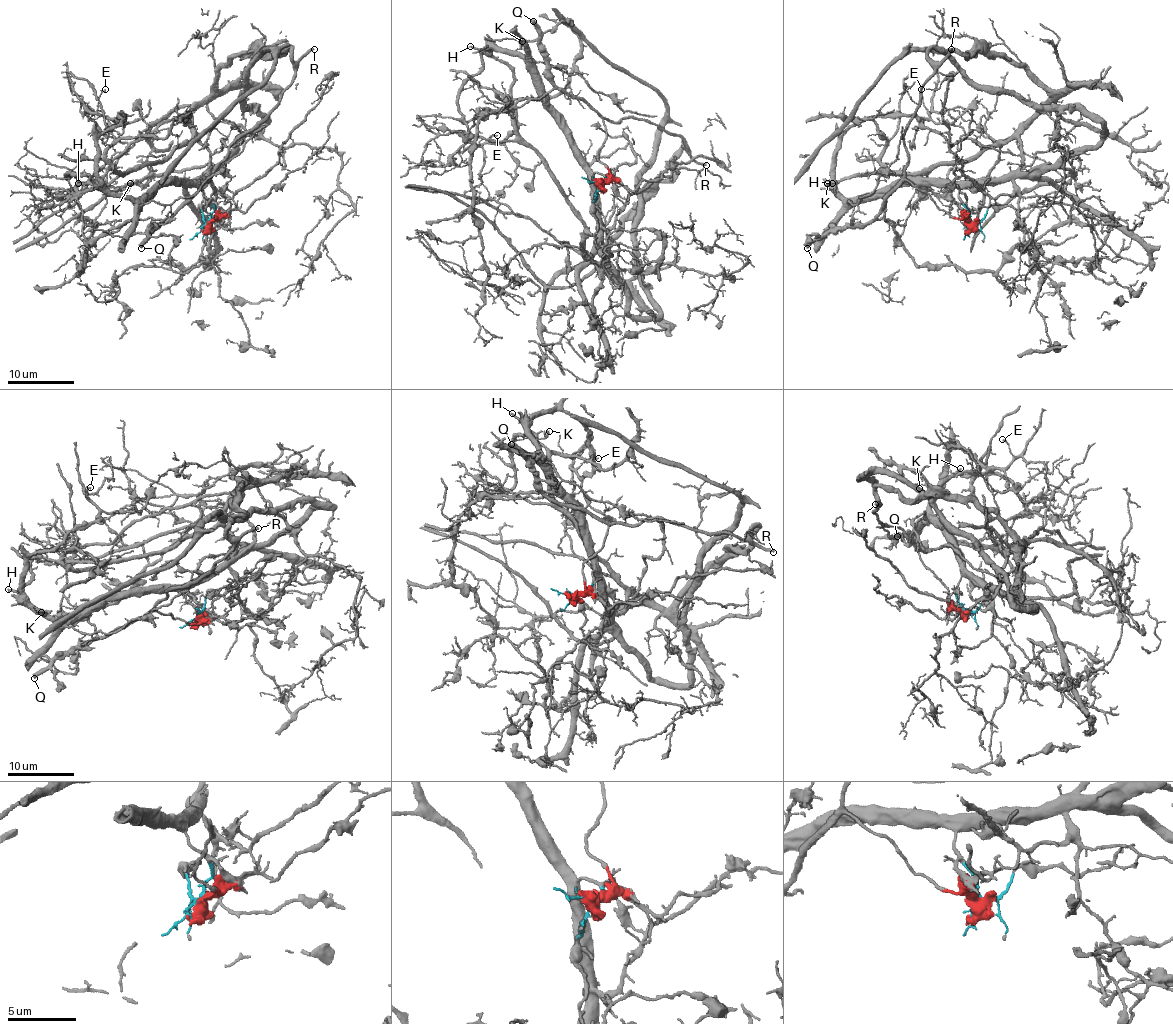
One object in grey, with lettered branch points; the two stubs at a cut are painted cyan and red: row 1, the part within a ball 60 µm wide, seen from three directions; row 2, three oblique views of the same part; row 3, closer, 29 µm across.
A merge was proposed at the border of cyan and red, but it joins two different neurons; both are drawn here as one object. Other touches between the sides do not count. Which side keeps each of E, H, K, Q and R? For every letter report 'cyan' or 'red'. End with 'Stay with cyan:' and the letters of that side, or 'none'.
E: cyan
H: cyan
K: cyan
Q: red
R: red
Stay with cyan: E, H, K

